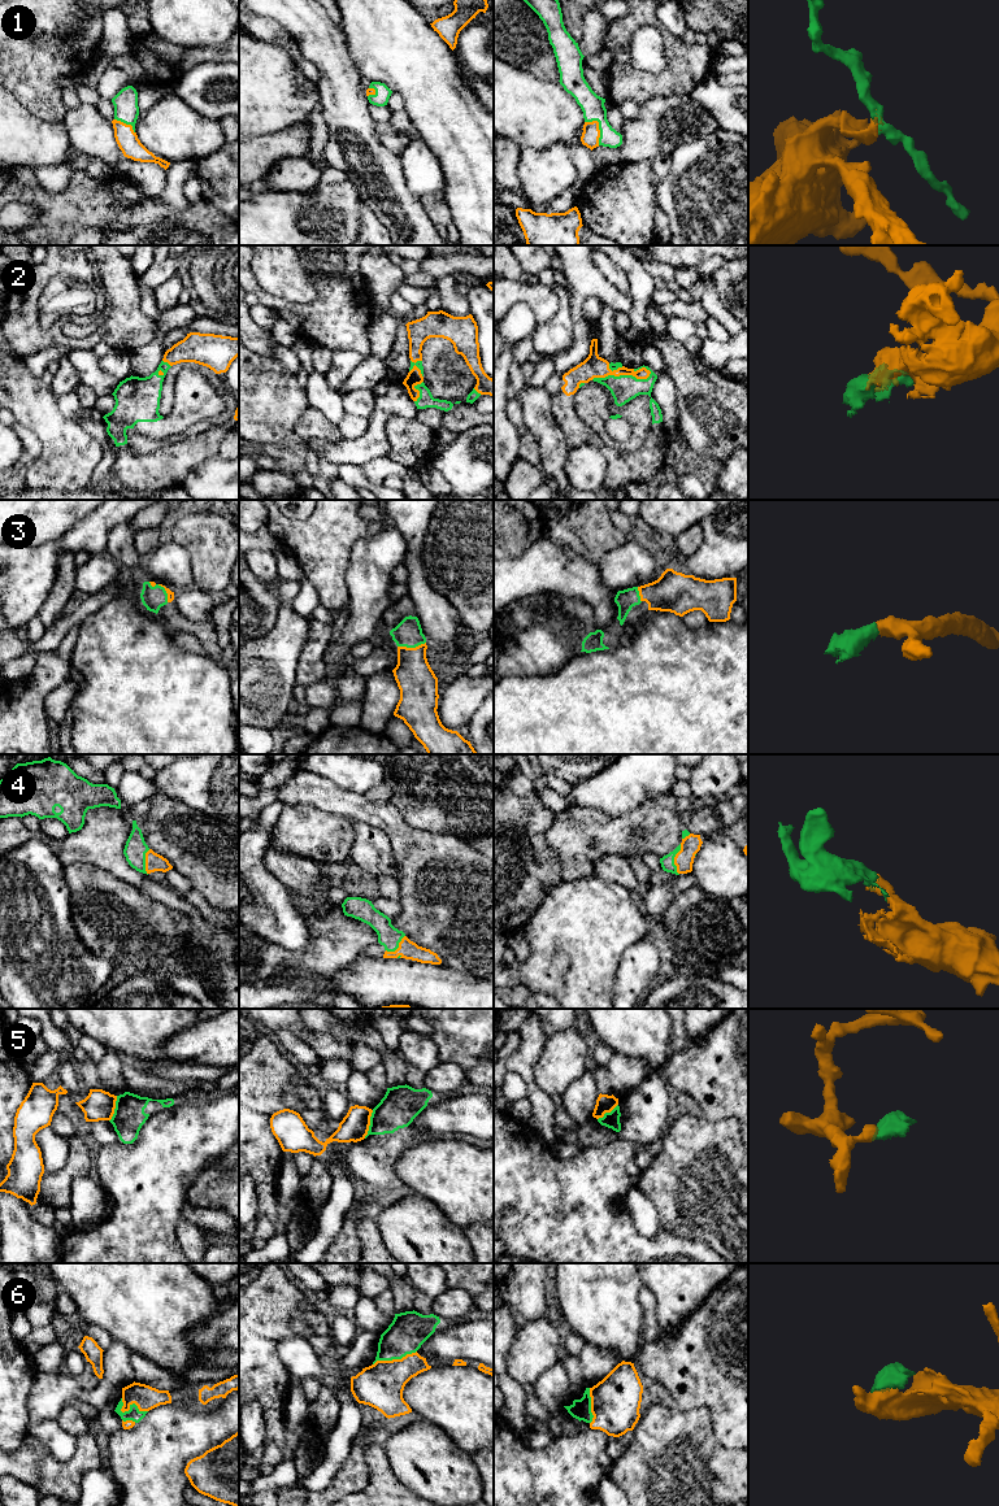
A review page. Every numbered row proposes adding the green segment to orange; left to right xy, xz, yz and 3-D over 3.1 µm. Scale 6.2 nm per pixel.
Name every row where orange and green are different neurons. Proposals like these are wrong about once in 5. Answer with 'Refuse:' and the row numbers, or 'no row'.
Refuse: 5

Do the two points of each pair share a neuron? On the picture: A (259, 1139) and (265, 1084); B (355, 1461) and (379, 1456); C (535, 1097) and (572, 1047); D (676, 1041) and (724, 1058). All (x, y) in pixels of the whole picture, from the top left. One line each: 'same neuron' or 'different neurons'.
A: same neuron
B: different neurons
C: different neurons
D: different neurons

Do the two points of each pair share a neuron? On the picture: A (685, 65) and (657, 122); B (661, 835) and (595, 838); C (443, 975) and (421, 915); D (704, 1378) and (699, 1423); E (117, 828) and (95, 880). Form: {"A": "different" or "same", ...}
{"A": "different", "B": "same", "C": "different", "D": "different", "E": "different"}

